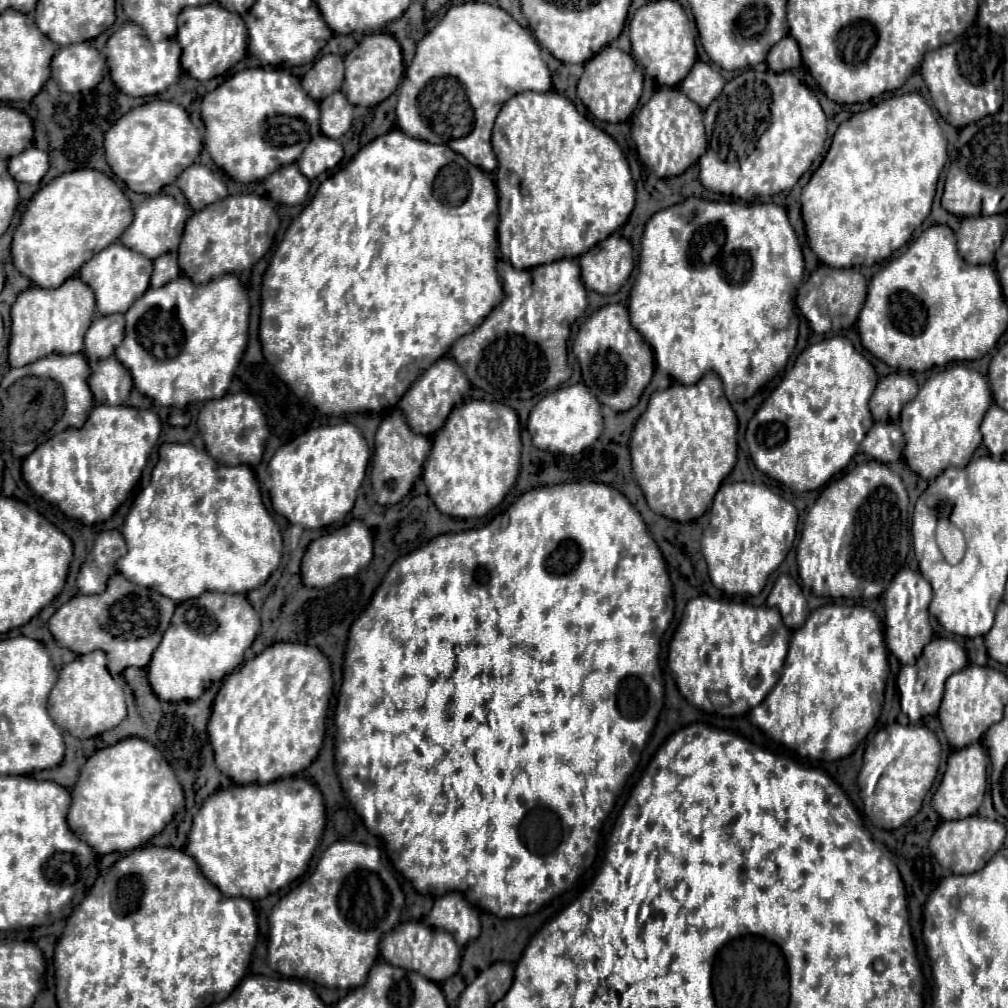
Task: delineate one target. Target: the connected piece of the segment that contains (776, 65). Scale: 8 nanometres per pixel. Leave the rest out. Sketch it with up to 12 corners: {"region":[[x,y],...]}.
{"region":[[792,36],[782,38],[768,54],[772,72],[802,64]]}

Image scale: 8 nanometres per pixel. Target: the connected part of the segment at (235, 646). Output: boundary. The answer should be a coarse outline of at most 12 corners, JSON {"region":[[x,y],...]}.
{"region":[[244,594],[180,602],[148,664],[154,694],[196,700],[244,662]]}

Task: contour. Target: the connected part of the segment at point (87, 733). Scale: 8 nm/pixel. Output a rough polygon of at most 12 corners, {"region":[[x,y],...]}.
{"region":[[94,650],[60,670],[48,714],[74,738],[127,716],[123,672]]}

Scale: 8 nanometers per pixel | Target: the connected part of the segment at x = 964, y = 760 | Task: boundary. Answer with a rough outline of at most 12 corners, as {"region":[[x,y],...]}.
{"region":[[980,744],[948,758],[932,808],[942,820],[968,818],[986,792]]}

